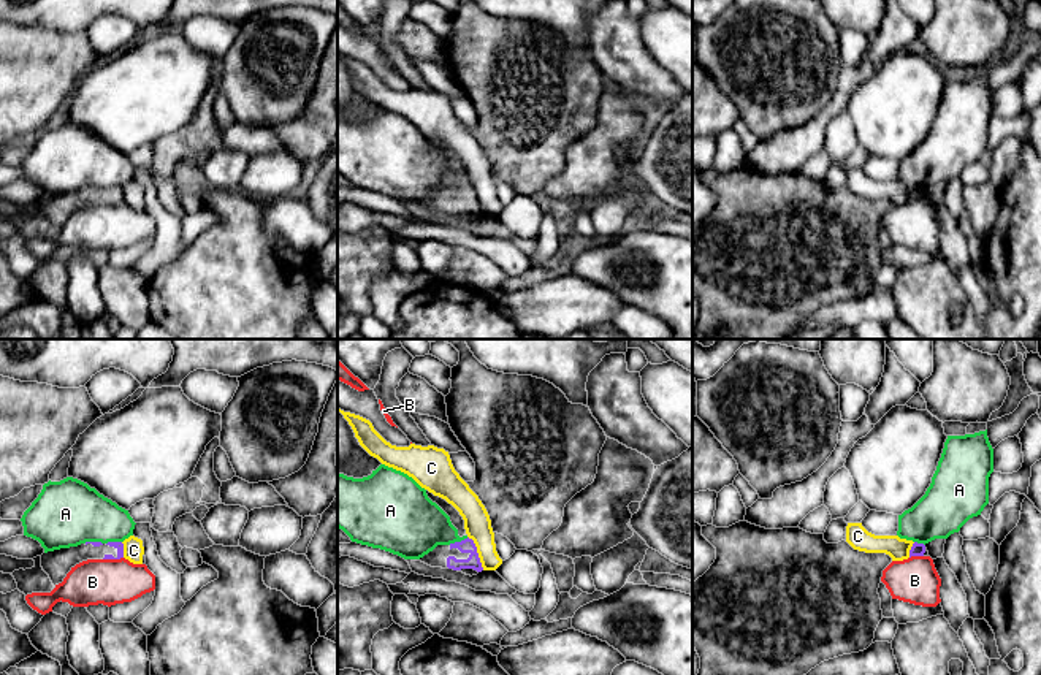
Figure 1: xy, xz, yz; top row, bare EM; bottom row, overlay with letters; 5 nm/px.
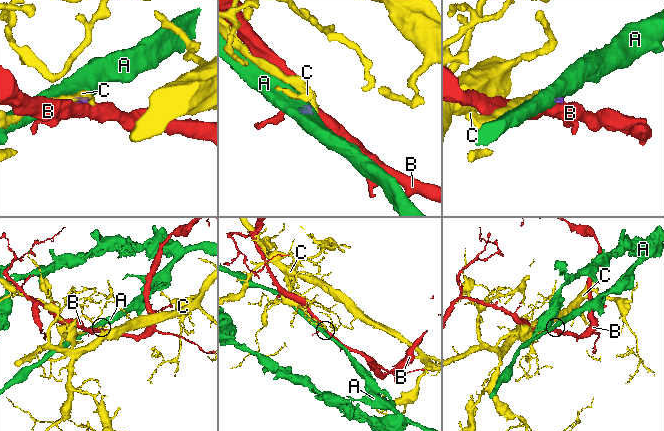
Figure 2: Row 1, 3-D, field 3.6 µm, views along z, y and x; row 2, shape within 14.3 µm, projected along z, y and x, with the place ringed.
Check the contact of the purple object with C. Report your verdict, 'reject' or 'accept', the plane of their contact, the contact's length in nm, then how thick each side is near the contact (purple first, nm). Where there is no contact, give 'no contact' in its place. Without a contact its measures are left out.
reject | xz | 190 nm | 70/140 nm

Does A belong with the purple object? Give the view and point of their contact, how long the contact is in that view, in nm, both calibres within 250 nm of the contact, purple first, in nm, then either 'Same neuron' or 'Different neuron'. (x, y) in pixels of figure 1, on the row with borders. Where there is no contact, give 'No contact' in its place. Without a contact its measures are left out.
Touches purple at xz (458, 542). Shared border 110 nm. Thickness 70 nm (purple) against 320 nm. Different neuron

